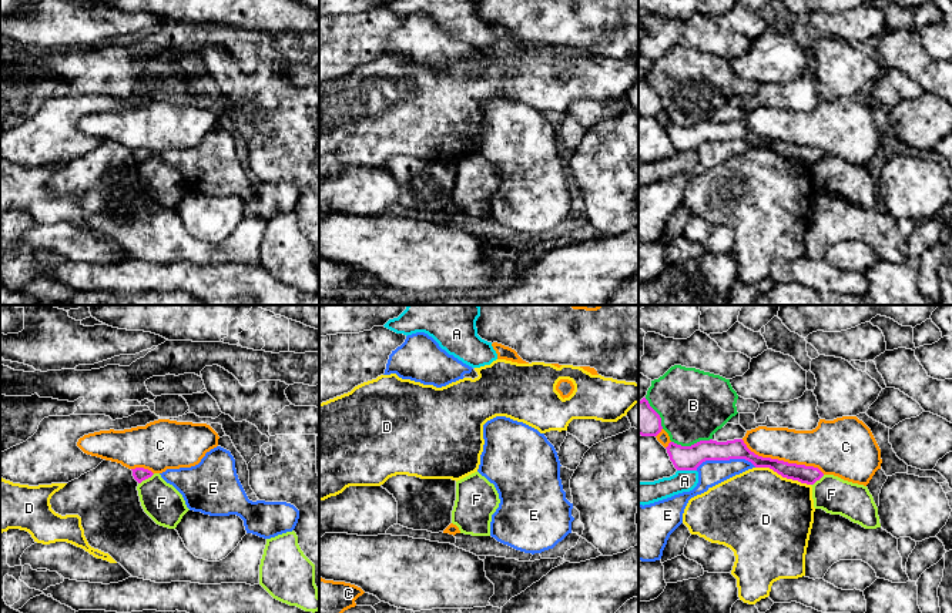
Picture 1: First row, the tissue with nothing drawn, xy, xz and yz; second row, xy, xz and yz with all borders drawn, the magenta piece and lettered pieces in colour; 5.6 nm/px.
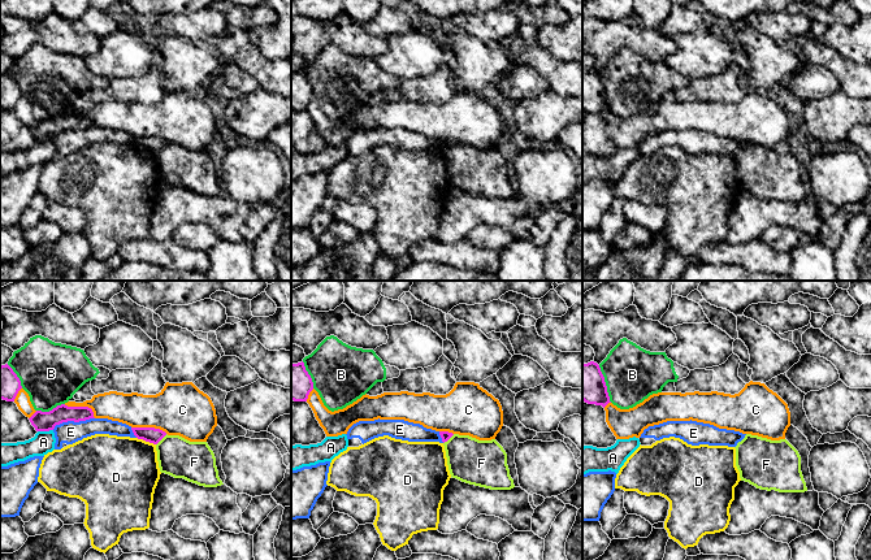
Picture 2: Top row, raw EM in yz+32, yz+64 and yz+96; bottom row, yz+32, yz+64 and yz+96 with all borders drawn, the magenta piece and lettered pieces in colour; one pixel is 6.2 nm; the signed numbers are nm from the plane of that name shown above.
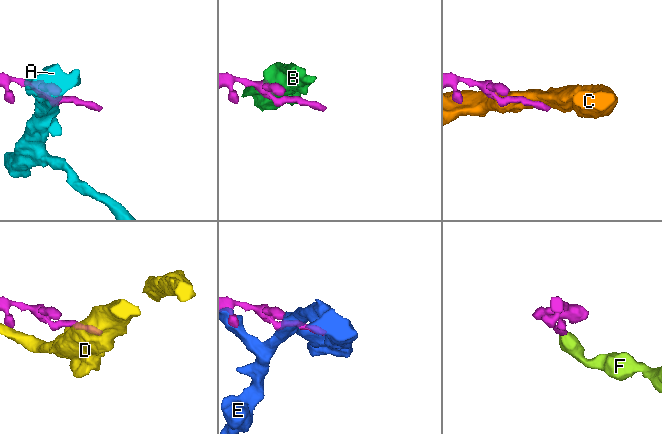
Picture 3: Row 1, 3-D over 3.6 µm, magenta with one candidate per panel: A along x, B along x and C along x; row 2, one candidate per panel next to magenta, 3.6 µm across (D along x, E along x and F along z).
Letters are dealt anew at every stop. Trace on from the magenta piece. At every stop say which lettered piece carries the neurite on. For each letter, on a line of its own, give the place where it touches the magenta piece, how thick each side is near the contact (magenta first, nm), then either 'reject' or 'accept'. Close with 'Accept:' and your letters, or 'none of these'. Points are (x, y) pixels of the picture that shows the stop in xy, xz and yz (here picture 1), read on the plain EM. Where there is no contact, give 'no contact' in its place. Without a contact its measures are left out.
A: contact yz (687, 150); calibres 140 and 130 nm; reject
B: contact yz (691, 126); calibres 140 and 400 nm; reject
C: contact yz (783, 141); calibres 100 and 240 nm; reject
D: contact yz (783, 157); calibres 100 and 500 nm; reject
E: contact yz (726, 140); calibres 140 and 140 nm; reject
F: contact xy (146, 158); calibres 80 and 220 nm; reject
Accept: none of these

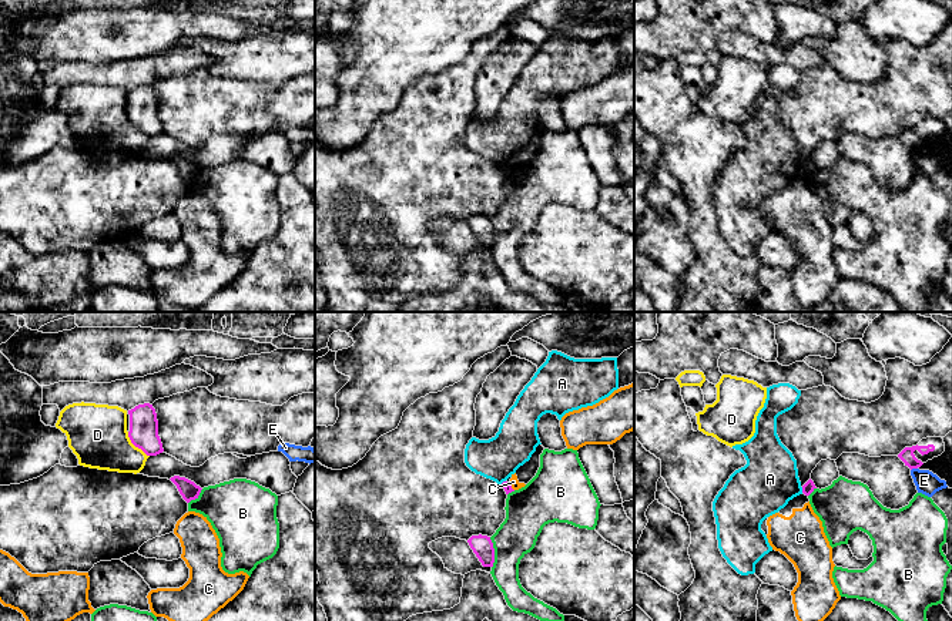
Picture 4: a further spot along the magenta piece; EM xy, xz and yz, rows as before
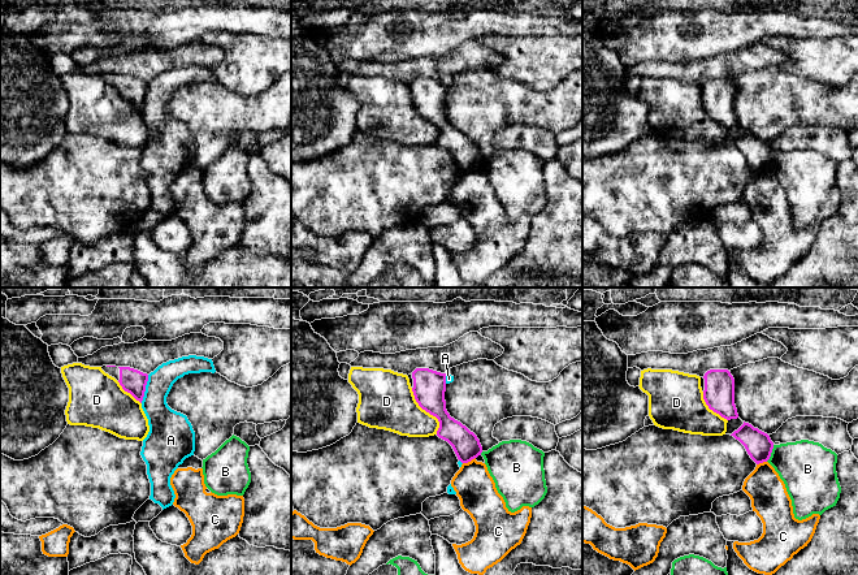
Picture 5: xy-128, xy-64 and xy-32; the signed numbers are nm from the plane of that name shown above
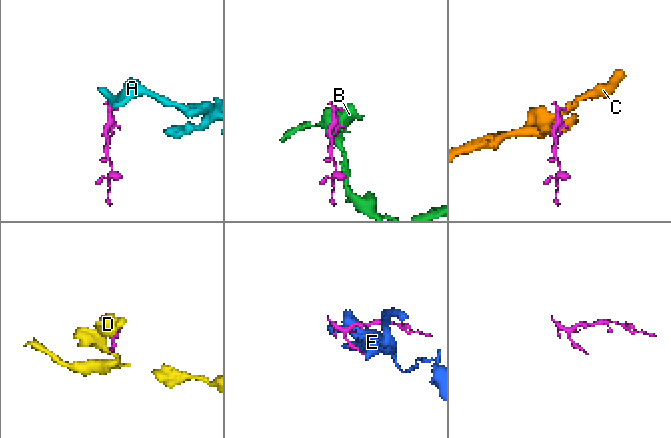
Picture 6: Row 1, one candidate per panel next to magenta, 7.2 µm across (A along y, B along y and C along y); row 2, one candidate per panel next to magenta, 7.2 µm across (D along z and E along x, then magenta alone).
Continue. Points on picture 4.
A: contact yz (803, 171); calibres 70 and 320 nm; reject
B: contact xz (493, 234); calibres 120 and 220 nm; reject
C: contact xz (510, 168); calibres 50 and 50 nm; reject
D: contact xy (136, 127); calibres 160 and 340 nm; reject
E: contact yz (914, 148); calibres 80 and 130 nm; reject
Accept: none of these

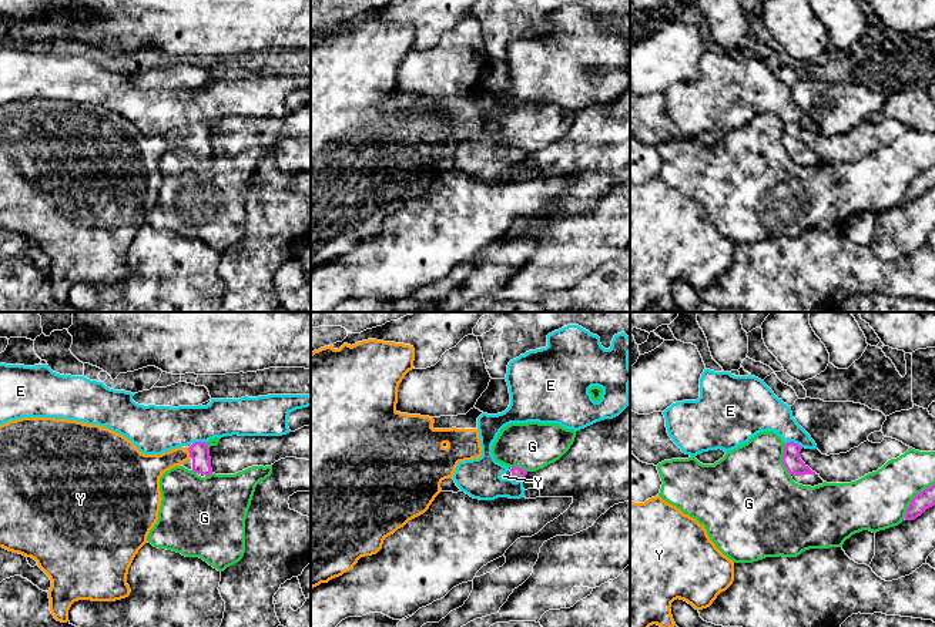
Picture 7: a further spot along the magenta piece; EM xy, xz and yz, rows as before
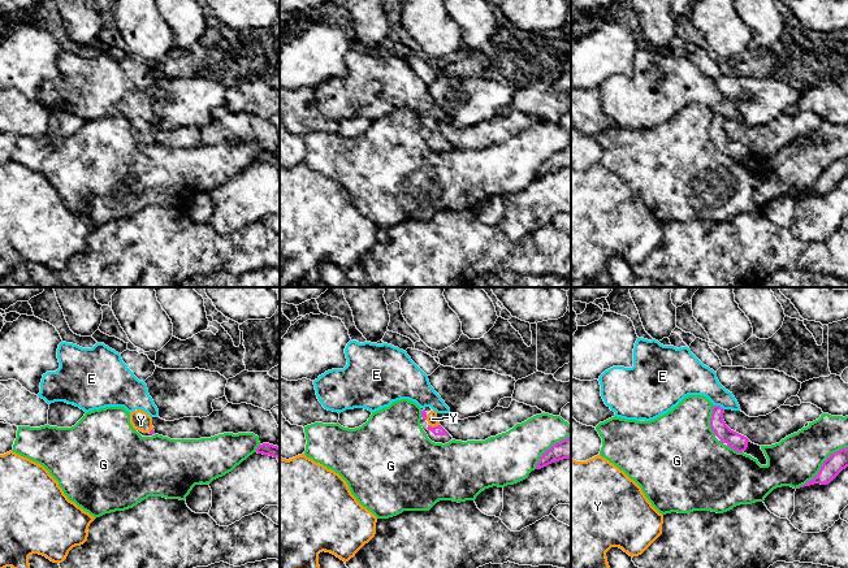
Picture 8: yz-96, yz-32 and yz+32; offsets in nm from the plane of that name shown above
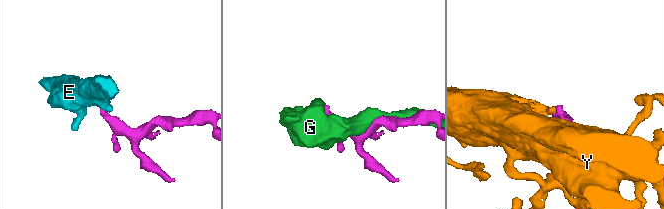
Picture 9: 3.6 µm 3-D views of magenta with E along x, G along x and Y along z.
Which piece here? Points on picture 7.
E: contact yz (793, 123); calibres 100 and 240 nm; reject
G: contact yz (914, 178); calibres 100 and 320 nm; reject
Y: contact xy (190, 133); calibres 110 and 160 nm; accept
Accept: Y

